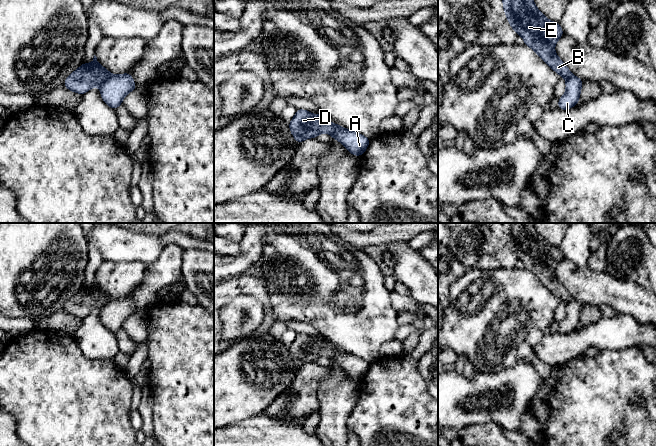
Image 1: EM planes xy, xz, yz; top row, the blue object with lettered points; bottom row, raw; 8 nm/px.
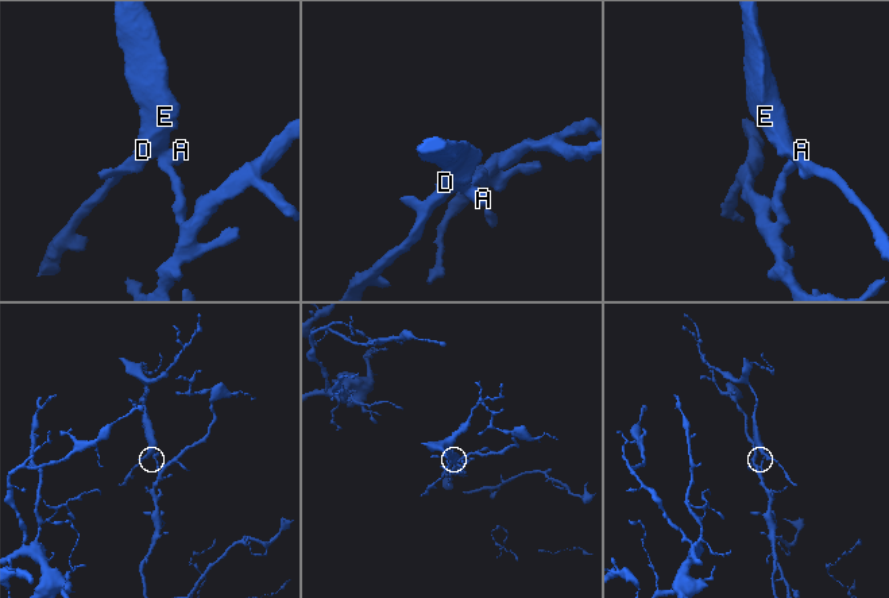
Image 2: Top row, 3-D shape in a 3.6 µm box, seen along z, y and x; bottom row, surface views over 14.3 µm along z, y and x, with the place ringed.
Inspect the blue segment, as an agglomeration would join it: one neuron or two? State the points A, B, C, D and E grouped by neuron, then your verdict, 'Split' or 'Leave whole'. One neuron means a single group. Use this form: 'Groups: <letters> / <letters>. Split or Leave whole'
Groups: A C / B D E. Split

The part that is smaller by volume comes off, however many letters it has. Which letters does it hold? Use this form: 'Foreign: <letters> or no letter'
Foreign: B, D, E

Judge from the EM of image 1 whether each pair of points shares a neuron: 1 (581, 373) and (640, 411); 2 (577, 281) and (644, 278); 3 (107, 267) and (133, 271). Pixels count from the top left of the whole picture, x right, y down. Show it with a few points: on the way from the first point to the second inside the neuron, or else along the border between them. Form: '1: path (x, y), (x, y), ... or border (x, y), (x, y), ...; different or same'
1: path (596, 388), (600, 392), (615, 392), (625, 402); same
2: border (605, 270), (615, 278), (635, 282), (640, 287); different
3: path (113, 268), (117, 271), (127, 271); same

